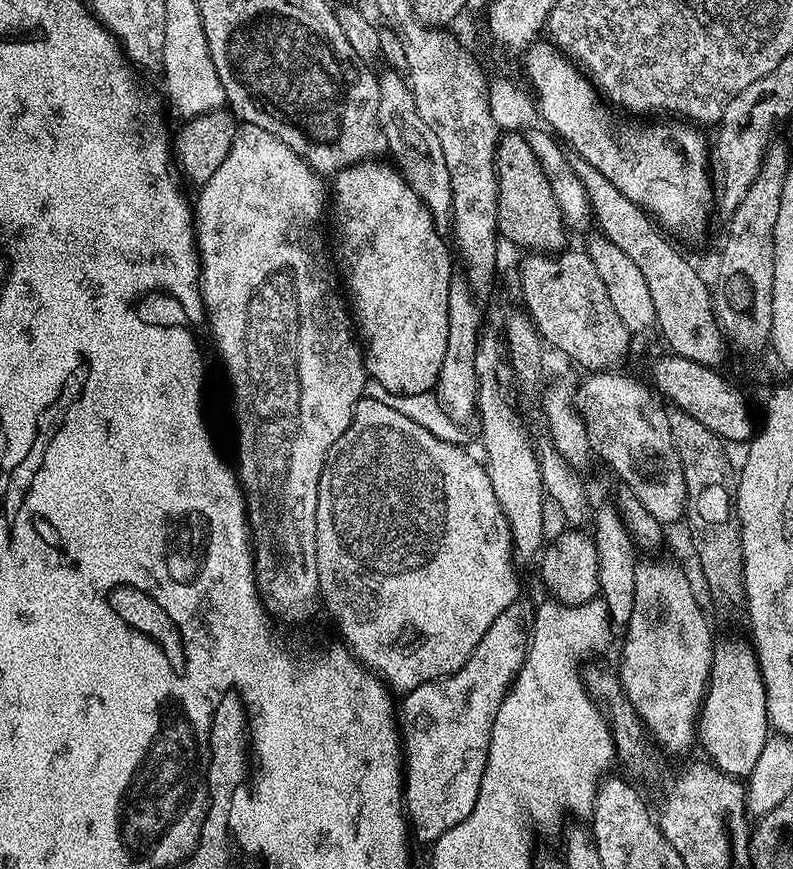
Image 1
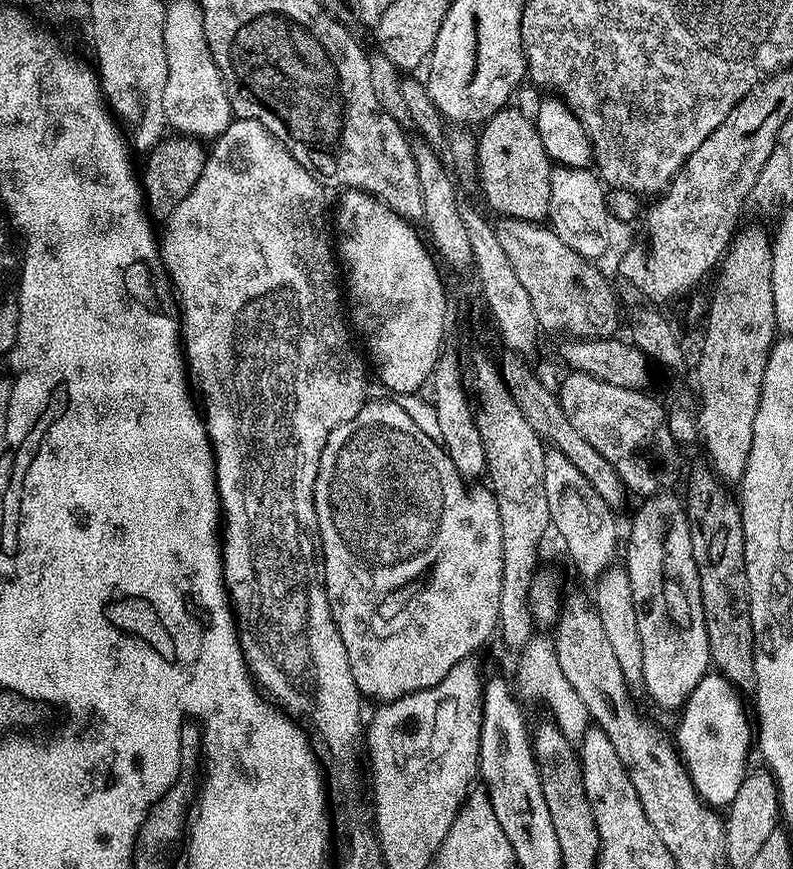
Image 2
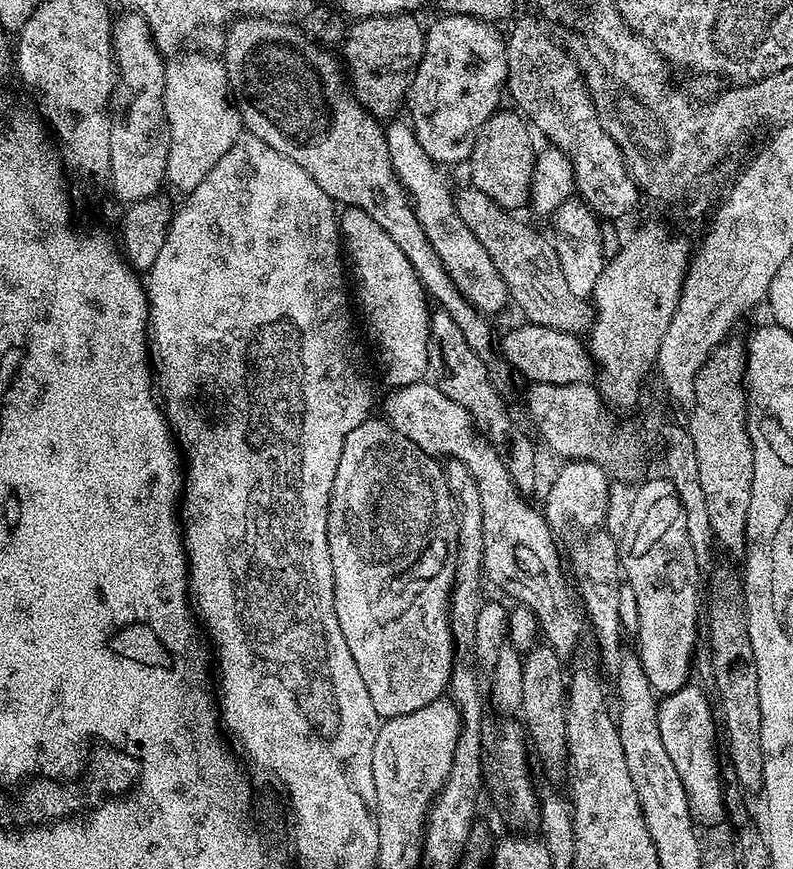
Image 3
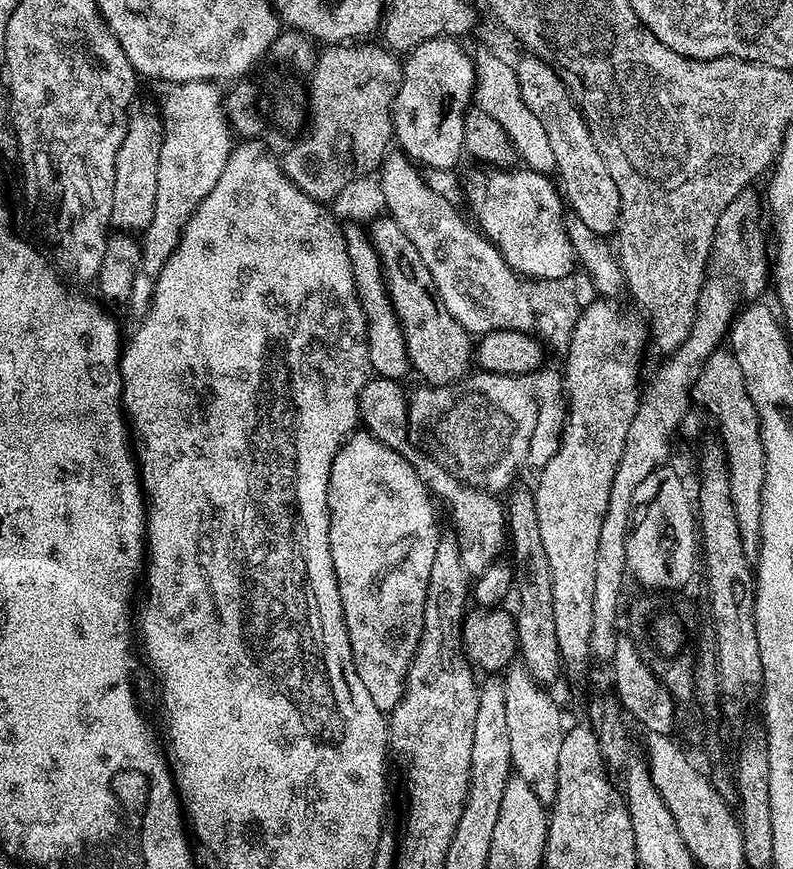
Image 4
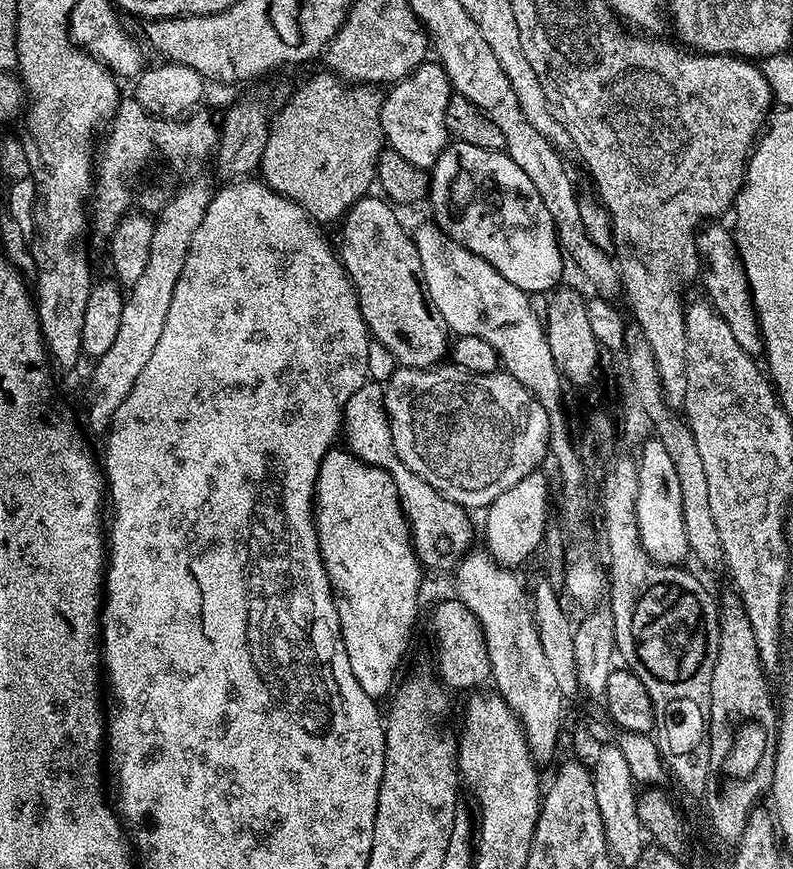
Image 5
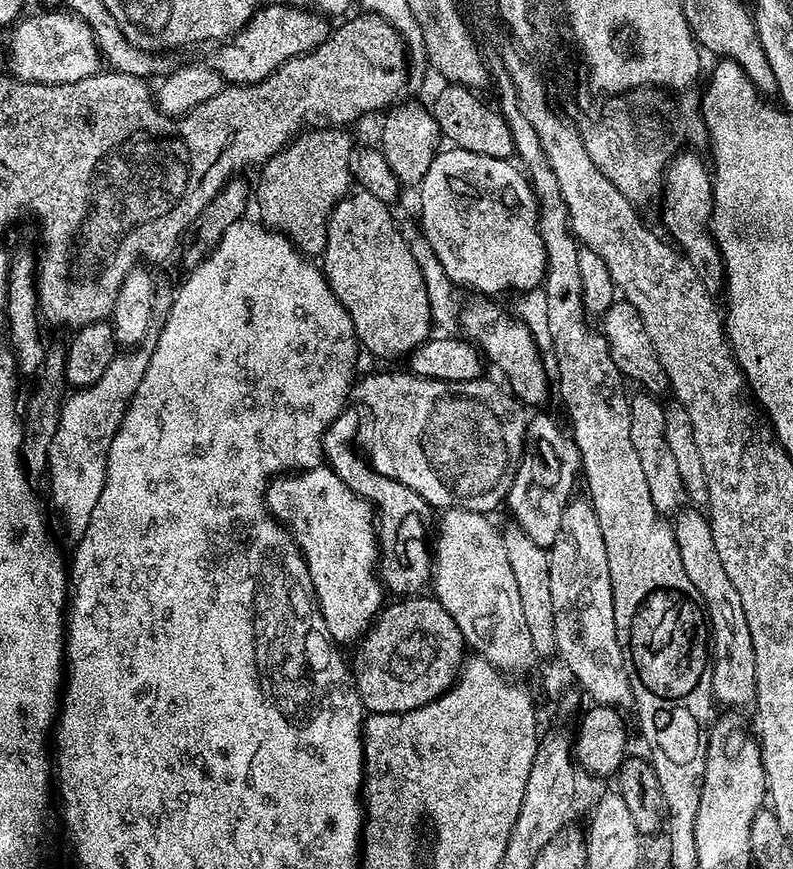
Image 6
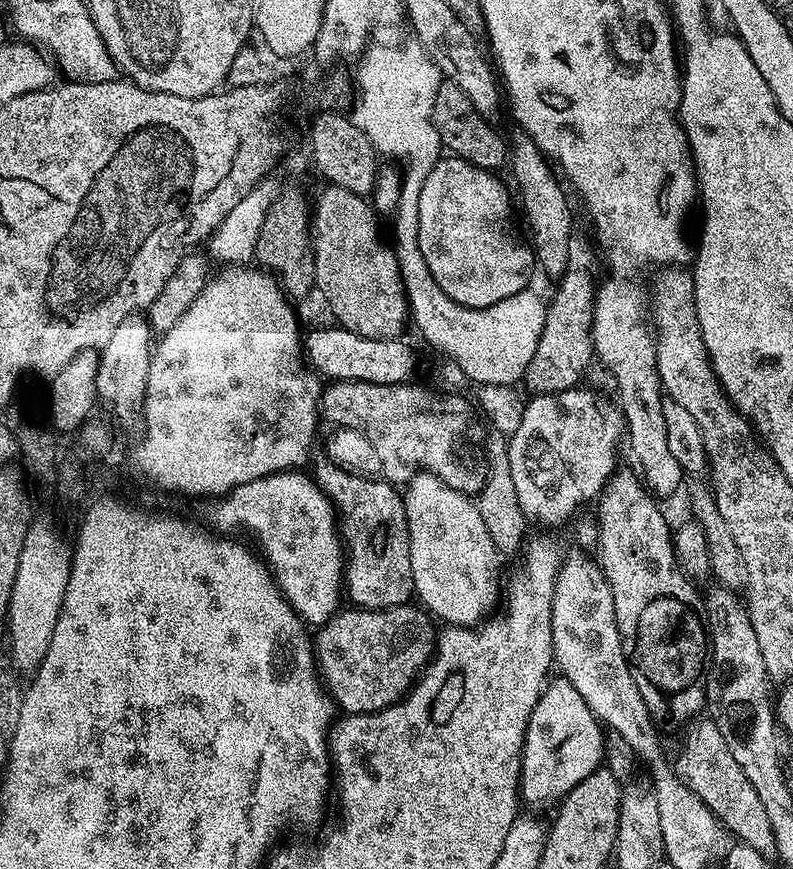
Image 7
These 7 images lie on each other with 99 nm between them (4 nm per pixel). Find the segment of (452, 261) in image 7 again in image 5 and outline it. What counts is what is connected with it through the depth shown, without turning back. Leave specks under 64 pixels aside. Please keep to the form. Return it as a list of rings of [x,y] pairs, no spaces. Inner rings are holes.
[[[453,139],[442,150],[430,173],[431,219],[449,239],[457,240],[466,246],[466,250],[478,254],[478,258],[494,266],[494,270],[502,274],[506,282],[514,282],[514,286],[523,292],[548,294],[561,283],[560,275],[564,272],[566,256],[556,237],[554,218],[550,218],[550,210],[546,210],[538,190],[534,190],[534,182],[526,178],[526,173],[508,157],[507,152],[486,150],[482,146],[470,146],[470,142]]]

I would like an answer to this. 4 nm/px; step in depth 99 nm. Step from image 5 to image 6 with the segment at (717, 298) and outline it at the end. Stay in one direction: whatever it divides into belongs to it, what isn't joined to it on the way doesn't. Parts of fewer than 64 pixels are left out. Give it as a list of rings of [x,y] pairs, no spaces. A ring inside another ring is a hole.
[[[677,151],[672,157],[664,178],[662,201],[664,200],[664,224],[668,227],[667,235],[682,249],[684,256],[692,265],[700,270],[700,277],[706,290],[713,294],[719,293],[724,286],[724,260],[720,256],[720,245],[712,237],[710,225],[712,222],[712,178],[710,168],[692,152]]]

